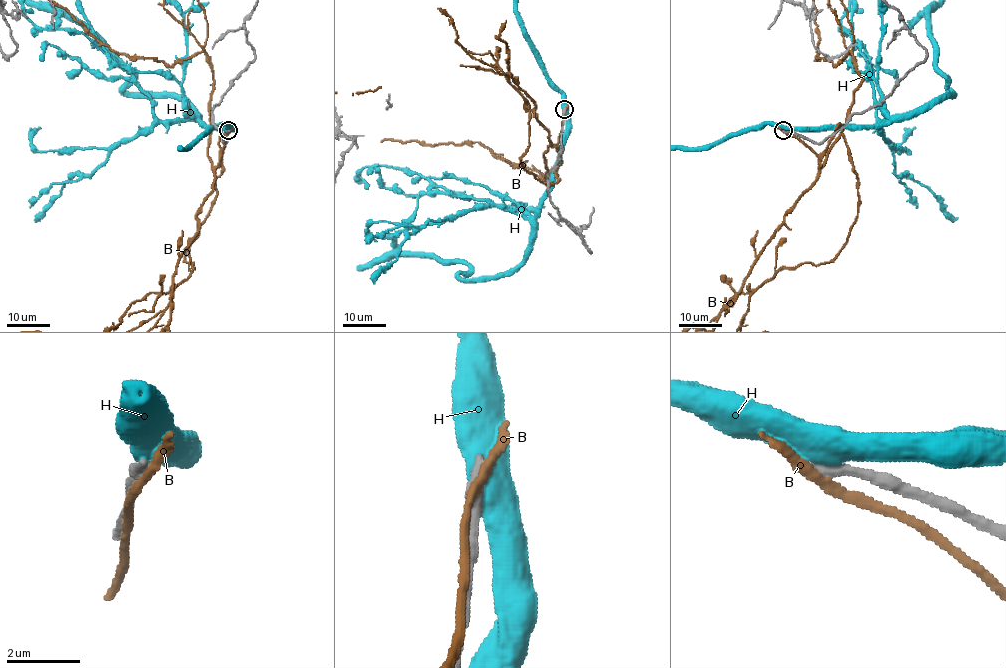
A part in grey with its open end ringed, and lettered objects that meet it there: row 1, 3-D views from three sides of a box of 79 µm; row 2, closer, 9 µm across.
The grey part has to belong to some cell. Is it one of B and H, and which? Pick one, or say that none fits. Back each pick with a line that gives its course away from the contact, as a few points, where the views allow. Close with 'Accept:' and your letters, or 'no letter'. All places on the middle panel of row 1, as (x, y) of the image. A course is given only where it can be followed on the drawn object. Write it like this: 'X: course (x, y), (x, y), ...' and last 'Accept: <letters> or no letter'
Accept: no letter

